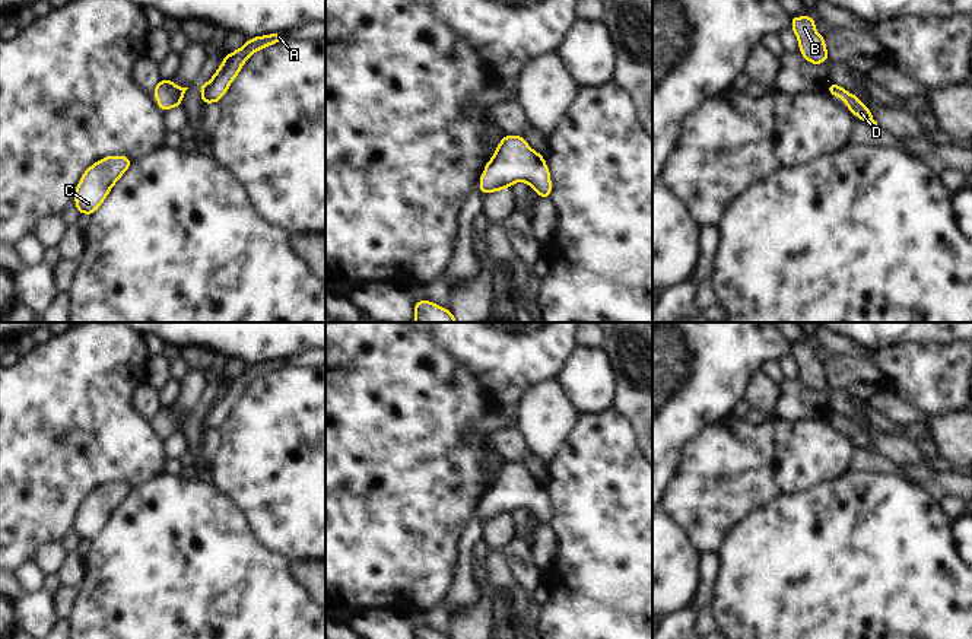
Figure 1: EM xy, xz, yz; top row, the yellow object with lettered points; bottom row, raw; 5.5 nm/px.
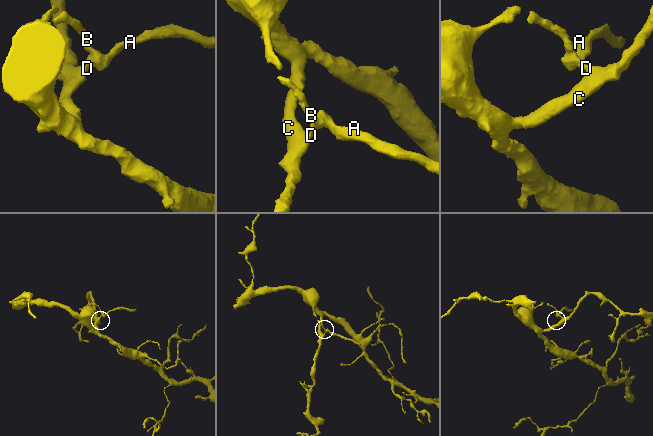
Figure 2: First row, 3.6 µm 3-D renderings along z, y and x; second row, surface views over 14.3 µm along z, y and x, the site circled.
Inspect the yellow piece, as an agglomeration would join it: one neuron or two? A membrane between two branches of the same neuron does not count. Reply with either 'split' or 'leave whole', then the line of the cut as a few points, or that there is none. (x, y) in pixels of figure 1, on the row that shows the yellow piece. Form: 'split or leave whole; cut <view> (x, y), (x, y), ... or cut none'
leave whole; cut none

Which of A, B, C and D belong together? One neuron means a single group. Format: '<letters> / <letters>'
A B C D

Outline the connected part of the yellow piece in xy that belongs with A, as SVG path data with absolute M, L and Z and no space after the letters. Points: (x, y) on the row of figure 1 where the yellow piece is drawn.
M271 34L267 36L257 36L254 39L248 39L247 44L236 50L235 53L225 55L220 69L204 86L198 85L201 89L203 104L219 102L223 93L228 90L234 77L239 73L244 61L260 48L266 45L271 45L285 39L282 34Z

